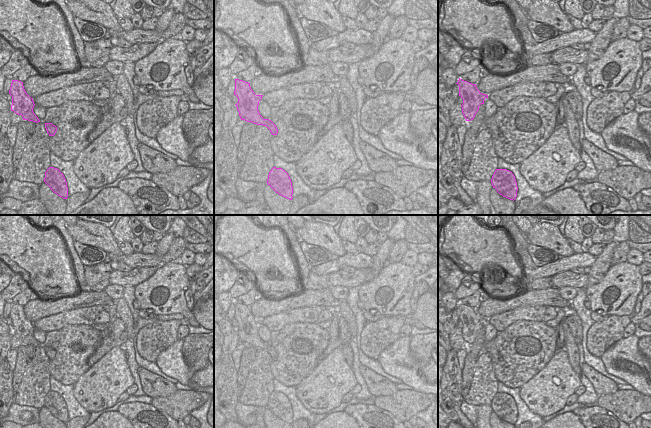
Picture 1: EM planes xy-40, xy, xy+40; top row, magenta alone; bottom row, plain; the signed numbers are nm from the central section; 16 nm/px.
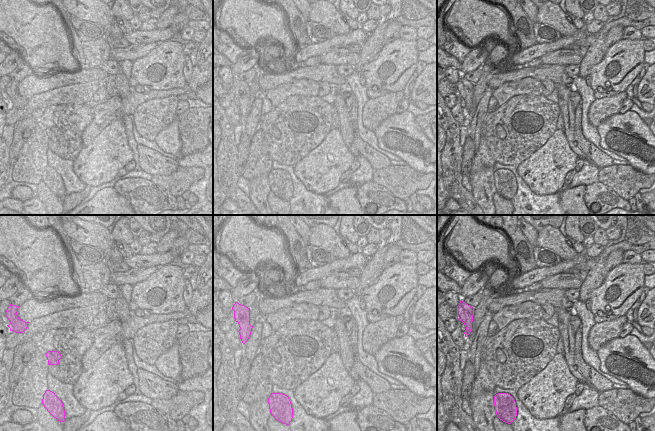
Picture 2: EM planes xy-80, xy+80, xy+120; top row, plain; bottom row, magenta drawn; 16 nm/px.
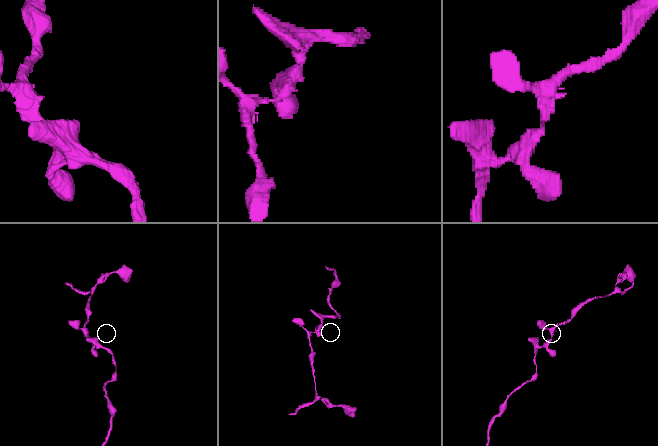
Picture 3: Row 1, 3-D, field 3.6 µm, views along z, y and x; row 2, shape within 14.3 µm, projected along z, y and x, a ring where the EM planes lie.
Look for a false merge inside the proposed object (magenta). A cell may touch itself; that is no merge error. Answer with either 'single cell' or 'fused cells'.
single cell

